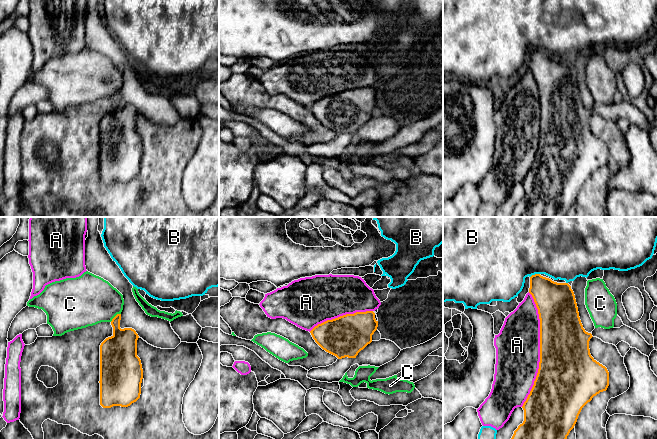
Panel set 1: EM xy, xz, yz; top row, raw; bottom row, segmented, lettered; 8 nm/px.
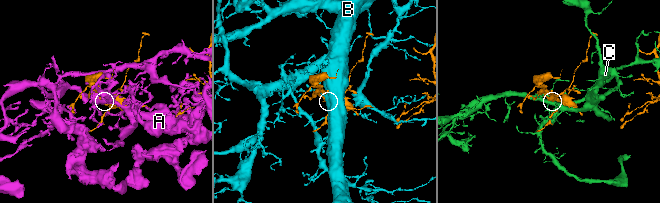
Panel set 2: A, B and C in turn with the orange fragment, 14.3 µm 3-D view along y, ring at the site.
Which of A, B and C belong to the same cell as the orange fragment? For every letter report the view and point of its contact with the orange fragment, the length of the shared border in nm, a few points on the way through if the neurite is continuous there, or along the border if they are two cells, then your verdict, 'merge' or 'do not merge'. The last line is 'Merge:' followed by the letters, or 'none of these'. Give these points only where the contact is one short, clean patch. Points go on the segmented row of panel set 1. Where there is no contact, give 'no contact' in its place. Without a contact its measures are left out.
A: yz (540, 349) | 900 nm | do not merge
B: yz (535, 274) | 90 nm | do not merge
C: xy (115, 316) | 110 nm | do not merge
Merge: none of these

